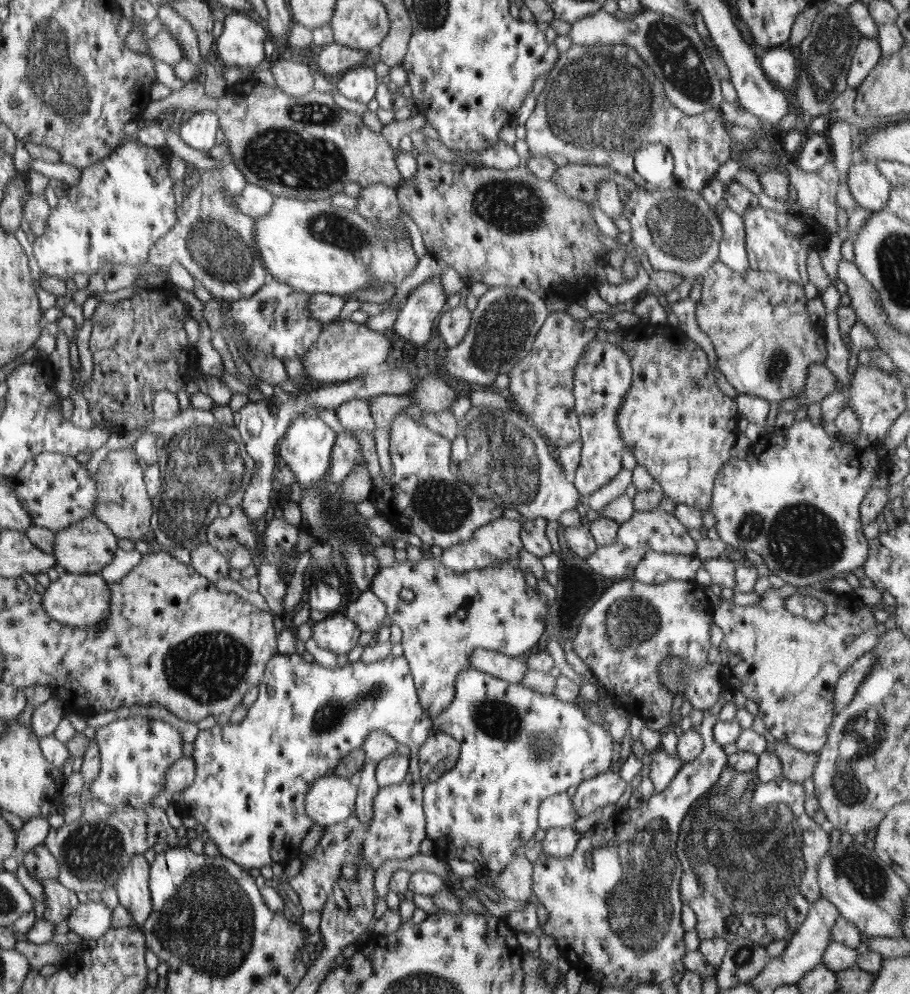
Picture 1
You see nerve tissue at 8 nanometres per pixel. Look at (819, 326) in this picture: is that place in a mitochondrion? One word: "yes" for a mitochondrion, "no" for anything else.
no

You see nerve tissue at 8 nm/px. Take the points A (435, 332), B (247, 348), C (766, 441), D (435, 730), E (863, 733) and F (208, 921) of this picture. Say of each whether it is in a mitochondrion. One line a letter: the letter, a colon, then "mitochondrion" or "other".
A: other
B: other
C: other
D: other
E: mitochondrion
F: mitochondrion

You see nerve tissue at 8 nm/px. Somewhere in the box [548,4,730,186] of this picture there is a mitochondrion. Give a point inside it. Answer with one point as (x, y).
(679, 63)

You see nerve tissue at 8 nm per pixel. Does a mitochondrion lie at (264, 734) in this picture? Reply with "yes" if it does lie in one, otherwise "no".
no

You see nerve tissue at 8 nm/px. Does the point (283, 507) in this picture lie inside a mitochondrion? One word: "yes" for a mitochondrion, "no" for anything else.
no

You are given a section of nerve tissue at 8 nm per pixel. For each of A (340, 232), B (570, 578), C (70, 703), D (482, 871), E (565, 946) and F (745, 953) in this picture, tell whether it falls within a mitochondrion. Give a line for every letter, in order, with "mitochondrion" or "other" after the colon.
A: mitochondrion
B: other
C: other
D: other
E: other
F: mitochondrion

